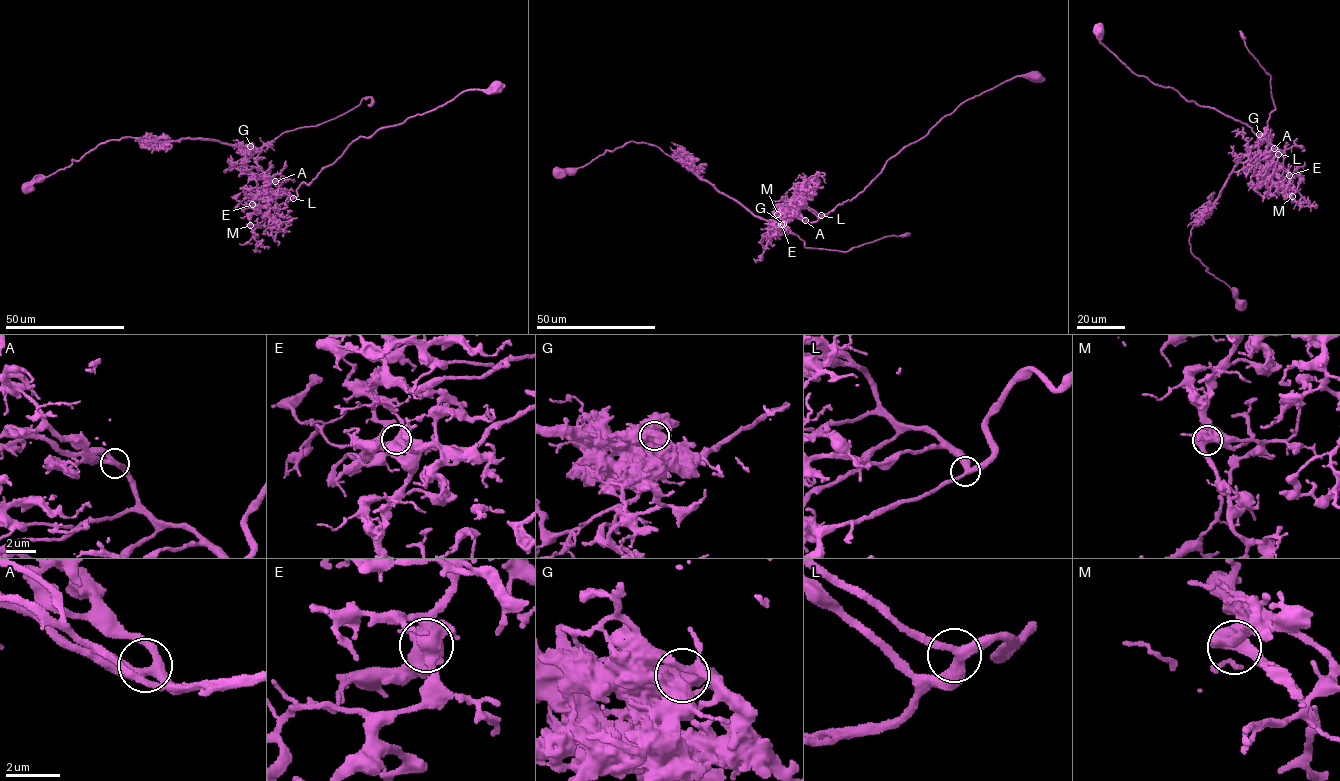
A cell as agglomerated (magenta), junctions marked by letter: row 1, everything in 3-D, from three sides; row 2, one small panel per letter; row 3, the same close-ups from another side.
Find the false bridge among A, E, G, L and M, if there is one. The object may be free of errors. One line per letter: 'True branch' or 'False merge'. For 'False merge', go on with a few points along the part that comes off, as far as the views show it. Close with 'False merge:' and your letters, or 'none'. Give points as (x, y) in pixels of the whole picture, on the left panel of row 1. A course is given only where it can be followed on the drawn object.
A: True branch
E: True branch
G: False merge. Course of the part to remove: (250, 146), (199, 138), (165, 142), (123, 137), (101, 142), (68, 167), (29, 182), (23, 191)
L: True branch
M: True branch
False merge: G

